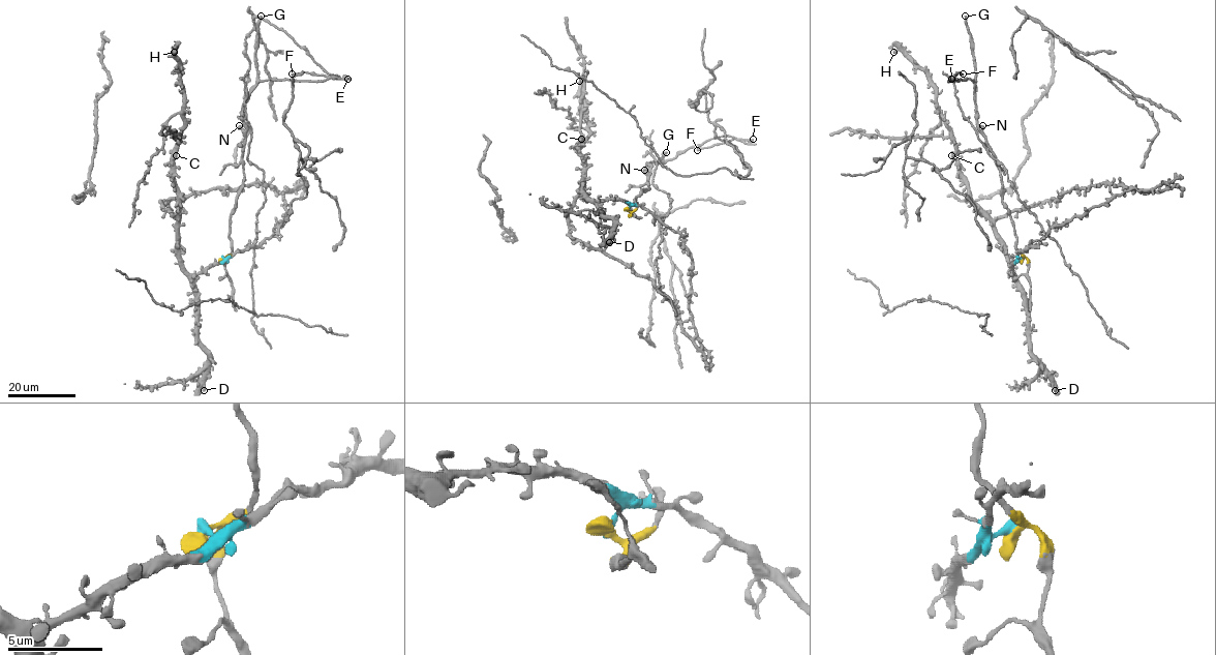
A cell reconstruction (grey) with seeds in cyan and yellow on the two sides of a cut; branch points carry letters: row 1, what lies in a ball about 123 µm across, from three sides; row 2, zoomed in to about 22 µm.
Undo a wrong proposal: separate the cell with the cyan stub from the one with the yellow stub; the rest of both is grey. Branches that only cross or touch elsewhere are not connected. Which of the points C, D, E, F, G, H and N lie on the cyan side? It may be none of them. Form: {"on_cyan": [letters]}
{"on_cyan": ["C", "D", "H"]}

